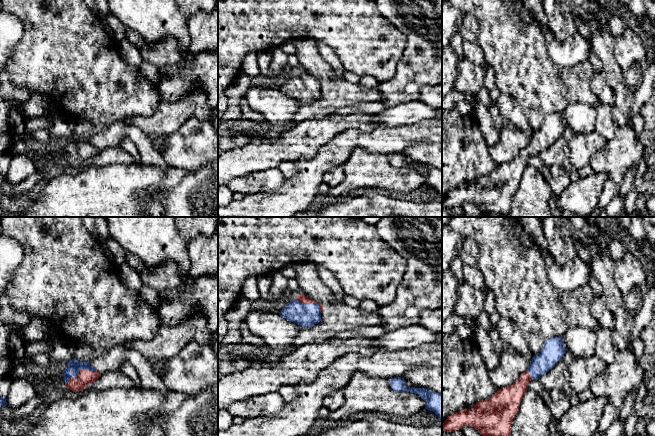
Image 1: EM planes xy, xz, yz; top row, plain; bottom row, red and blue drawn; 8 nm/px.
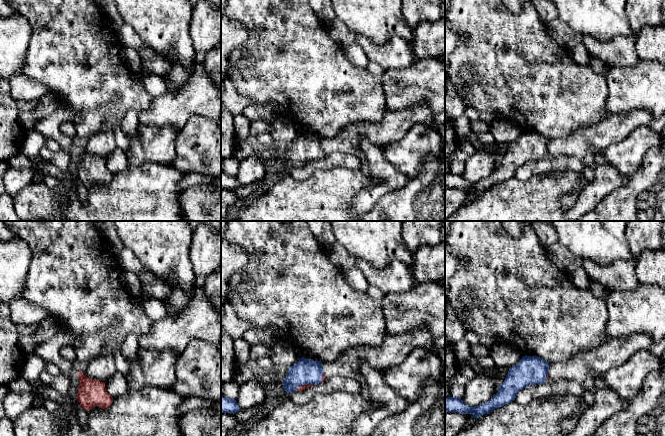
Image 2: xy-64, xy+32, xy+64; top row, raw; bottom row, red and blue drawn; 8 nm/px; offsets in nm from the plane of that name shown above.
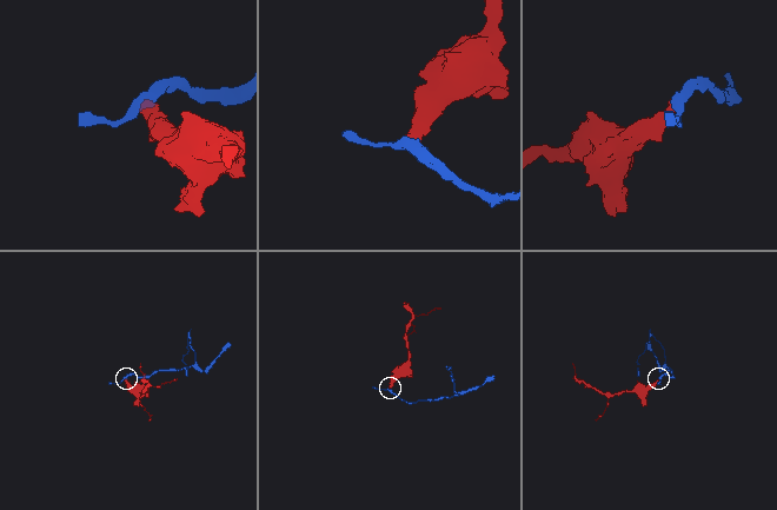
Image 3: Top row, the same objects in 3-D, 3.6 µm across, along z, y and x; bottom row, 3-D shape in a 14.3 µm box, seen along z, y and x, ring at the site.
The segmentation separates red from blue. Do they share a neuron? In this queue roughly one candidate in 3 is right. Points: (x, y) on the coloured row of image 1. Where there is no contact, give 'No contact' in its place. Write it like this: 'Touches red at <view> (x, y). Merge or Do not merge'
Touches red at xy (80, 371). Merge

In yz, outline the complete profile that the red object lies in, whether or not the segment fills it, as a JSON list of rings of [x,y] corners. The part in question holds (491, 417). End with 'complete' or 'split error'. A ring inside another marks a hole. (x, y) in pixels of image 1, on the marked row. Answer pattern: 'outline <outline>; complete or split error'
outline [[[563,337],[547,339],[542,350],[532,357],[528,369],[514,384],[498,389],[489,399],[478,402],[471,409],[452,413],[442,422],[442,431],[456,432],[464,426],[471,426],[482,436],[510,436],[511,423],[519,412],[528,383],[551,370],[562,360],[565,352]]]; split error

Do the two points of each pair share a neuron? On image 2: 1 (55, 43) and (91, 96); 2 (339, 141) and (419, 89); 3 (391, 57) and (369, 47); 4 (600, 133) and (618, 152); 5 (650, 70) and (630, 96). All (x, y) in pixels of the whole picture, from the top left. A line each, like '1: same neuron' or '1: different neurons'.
1: same neuron
2: same neuron
3: same neuron
4: different neurons
5: same neuron

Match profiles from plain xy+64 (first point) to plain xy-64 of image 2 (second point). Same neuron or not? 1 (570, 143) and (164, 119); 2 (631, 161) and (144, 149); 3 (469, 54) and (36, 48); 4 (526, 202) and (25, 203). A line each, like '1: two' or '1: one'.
1: one
2: two
3: one
4: two

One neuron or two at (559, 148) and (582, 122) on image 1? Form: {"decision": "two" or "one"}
{"decision": "two"}

